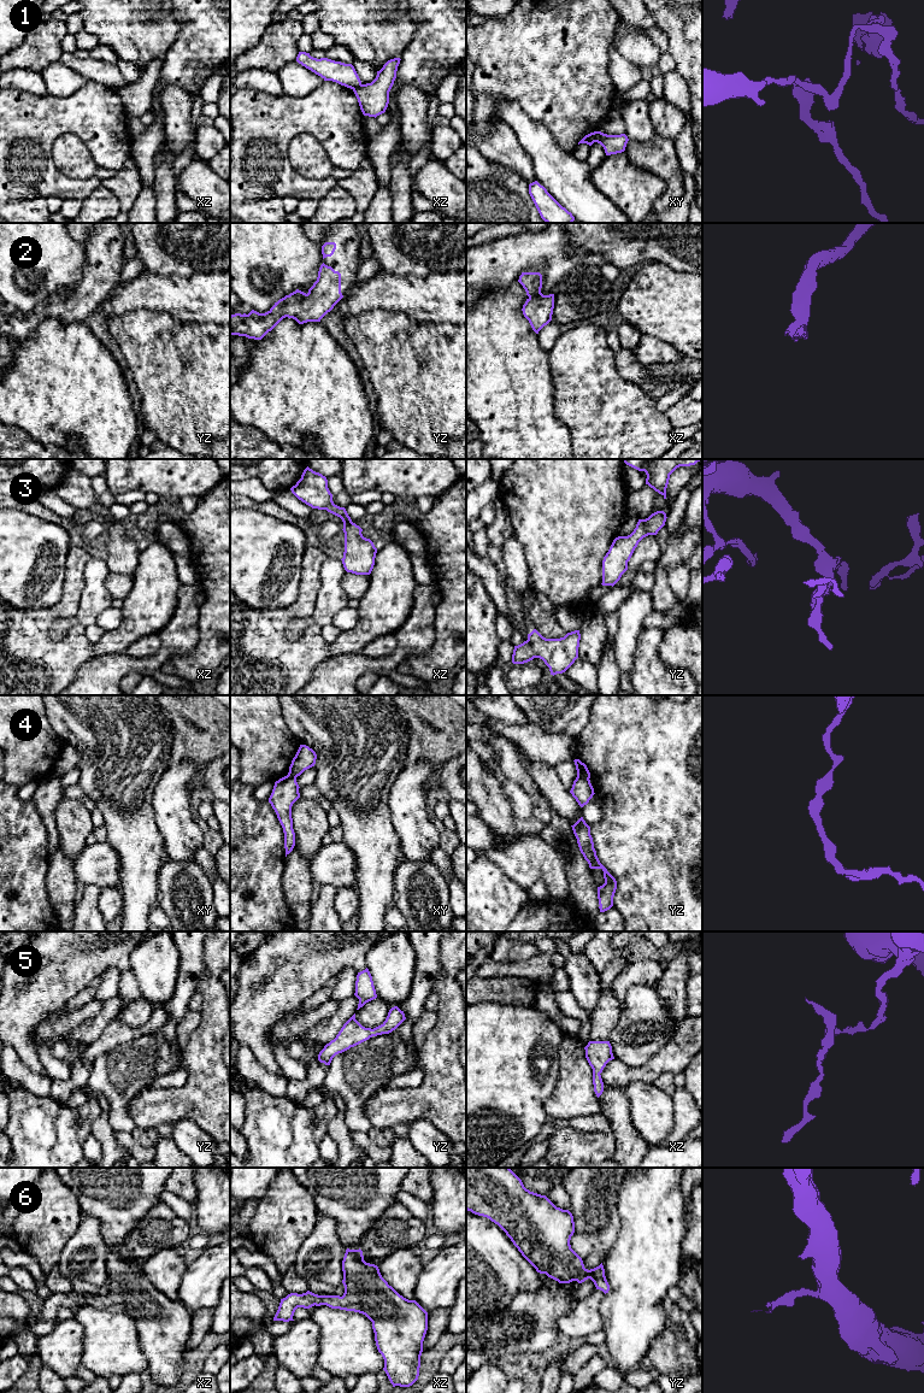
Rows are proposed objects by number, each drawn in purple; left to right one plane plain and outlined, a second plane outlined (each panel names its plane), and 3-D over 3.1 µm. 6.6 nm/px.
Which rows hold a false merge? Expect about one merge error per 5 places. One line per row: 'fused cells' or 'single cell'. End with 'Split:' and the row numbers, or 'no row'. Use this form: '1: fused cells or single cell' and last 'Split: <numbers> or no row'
1: fused cells
2: single cell
3: single cell
4: single cell
5: single cell
6: single cell
Split: 1

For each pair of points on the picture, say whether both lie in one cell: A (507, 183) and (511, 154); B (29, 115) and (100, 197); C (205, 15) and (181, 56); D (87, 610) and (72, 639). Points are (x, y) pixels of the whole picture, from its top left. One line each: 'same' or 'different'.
A: different
B: different
C: same
D: different

